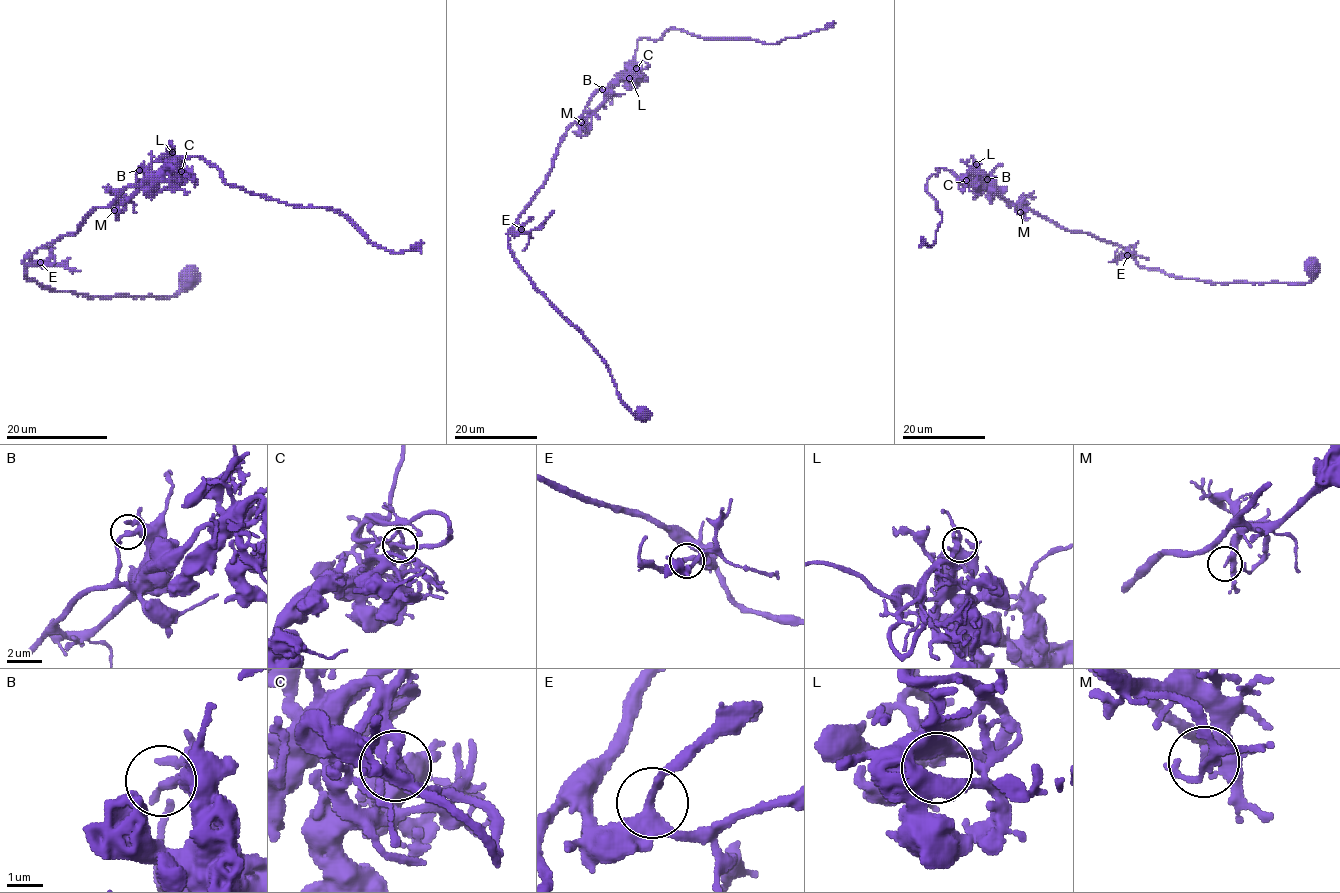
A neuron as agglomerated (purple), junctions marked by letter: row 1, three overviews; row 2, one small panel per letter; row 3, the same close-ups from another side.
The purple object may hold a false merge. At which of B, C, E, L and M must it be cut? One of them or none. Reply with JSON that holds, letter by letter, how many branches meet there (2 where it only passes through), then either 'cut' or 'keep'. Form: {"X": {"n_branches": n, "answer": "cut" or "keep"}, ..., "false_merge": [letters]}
{"B": {"n_branches": 2, "answer": "keep"}, "C": {"n_branches": 3, "answer": "keep"}, "E": {"n_branches": 3, "answer": "keep"}, "L": {"n_branches": 3, "answer": "keep"}, "M": {"n_branches": 3, "answer": "keep"}, "false_merge": []}

